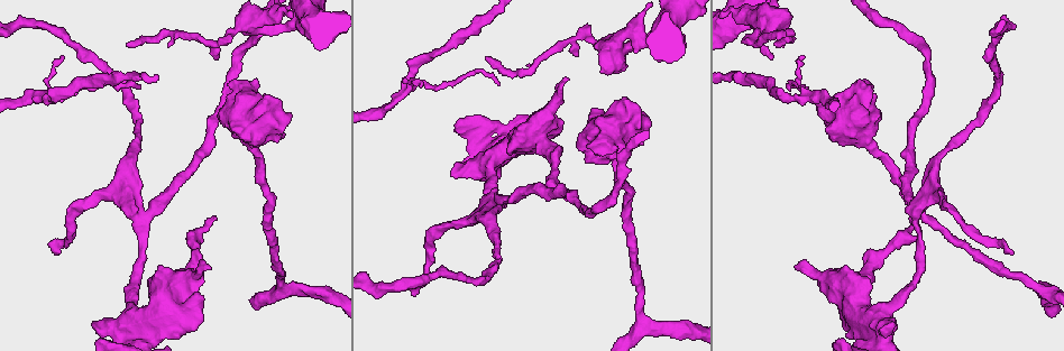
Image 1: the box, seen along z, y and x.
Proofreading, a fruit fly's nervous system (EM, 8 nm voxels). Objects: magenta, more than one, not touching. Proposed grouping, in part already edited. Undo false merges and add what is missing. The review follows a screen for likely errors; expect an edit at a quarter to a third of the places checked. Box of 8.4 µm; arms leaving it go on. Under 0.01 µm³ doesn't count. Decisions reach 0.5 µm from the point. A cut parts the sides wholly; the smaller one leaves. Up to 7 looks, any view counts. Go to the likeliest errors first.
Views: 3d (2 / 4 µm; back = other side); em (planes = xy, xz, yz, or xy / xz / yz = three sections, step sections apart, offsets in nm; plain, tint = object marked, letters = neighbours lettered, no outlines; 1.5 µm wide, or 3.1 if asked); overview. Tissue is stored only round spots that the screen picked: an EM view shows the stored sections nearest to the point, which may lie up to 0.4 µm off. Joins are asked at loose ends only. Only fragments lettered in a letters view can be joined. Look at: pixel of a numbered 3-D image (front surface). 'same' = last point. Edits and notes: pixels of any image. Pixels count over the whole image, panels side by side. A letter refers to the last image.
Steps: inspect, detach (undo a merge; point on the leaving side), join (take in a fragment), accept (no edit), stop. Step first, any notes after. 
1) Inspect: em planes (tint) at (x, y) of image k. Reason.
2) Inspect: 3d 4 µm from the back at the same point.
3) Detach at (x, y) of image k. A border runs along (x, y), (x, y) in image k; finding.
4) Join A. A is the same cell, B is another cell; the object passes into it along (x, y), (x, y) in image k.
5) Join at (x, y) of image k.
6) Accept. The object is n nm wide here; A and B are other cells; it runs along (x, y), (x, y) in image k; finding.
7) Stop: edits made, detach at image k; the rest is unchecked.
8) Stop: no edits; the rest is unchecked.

Inspect: 3d 4 µm at (797, 268) of image 1. Branch stops here.

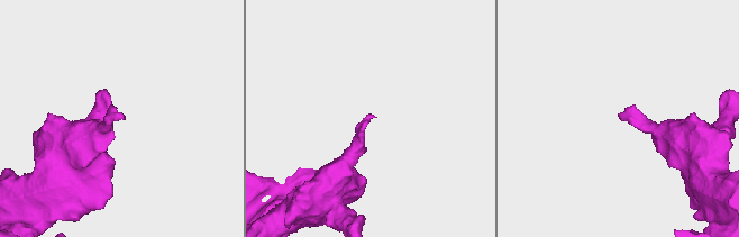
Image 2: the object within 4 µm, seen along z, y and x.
Inspect: em xz step 4 (letters) at (372, 117) of image 2. Shape alone is not enough.

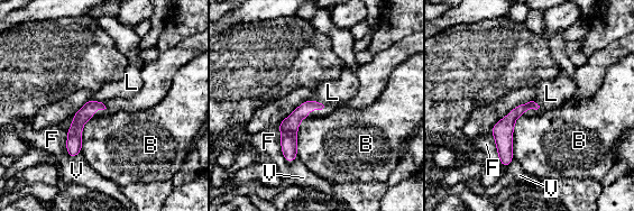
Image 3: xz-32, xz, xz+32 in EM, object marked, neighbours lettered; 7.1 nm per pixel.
Inspect: em planes (letters) at the same point. Cut it another way.

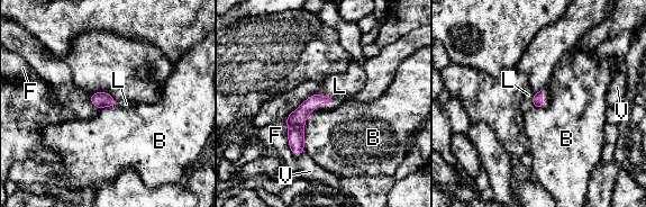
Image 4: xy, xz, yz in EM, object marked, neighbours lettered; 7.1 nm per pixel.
Join L. L is the same cell, B, F and V are other cells; the object passes into it along (298, 118), (324, 95), (339, 86) in image 4; it goes on there.

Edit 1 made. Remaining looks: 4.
Inspect: em planes (tint) at (791, 99) of image 1. Three-way junction.

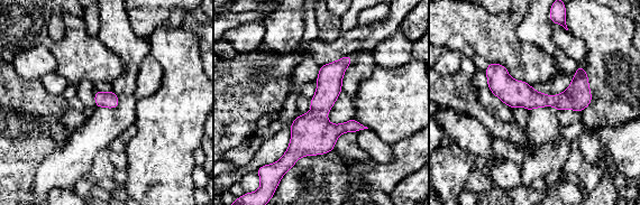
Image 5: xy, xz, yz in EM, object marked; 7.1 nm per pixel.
Inspect: em planes (letters) at the same point.

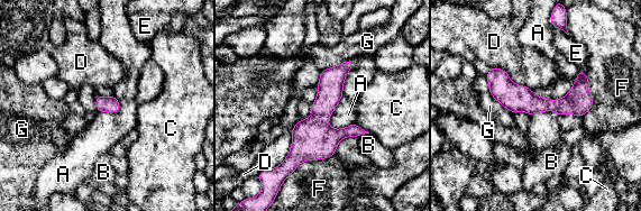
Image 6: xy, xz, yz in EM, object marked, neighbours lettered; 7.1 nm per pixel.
Accept. The longest contact is with F, 360 nm; A, B, C, D, E, F and G are other cells; one cell here.

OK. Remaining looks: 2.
Stop: edits made, join at image 4; the rest is unchecked.

